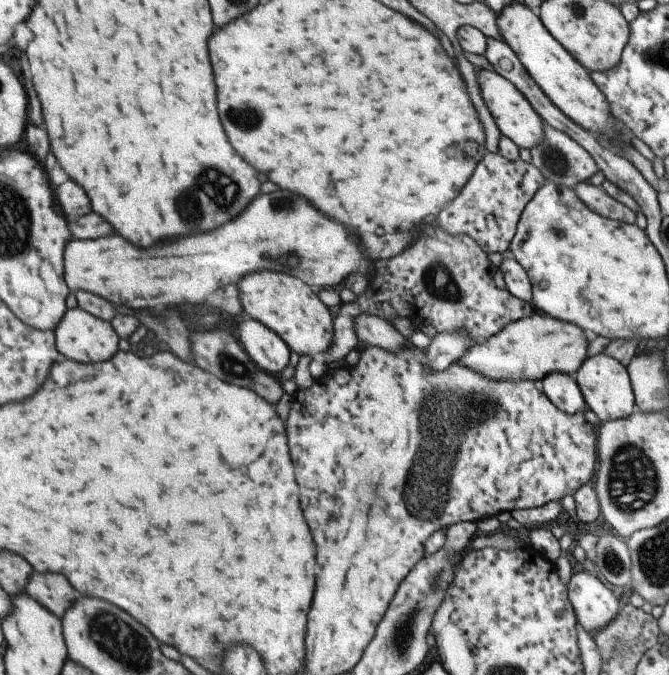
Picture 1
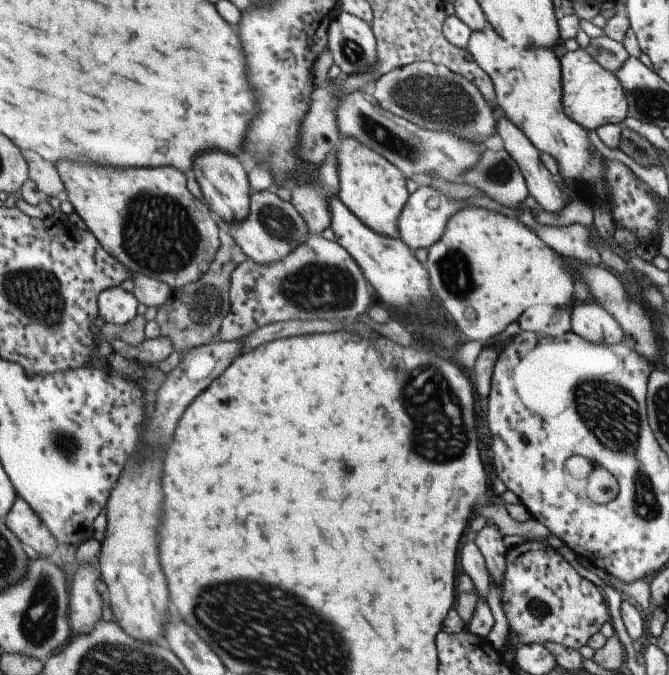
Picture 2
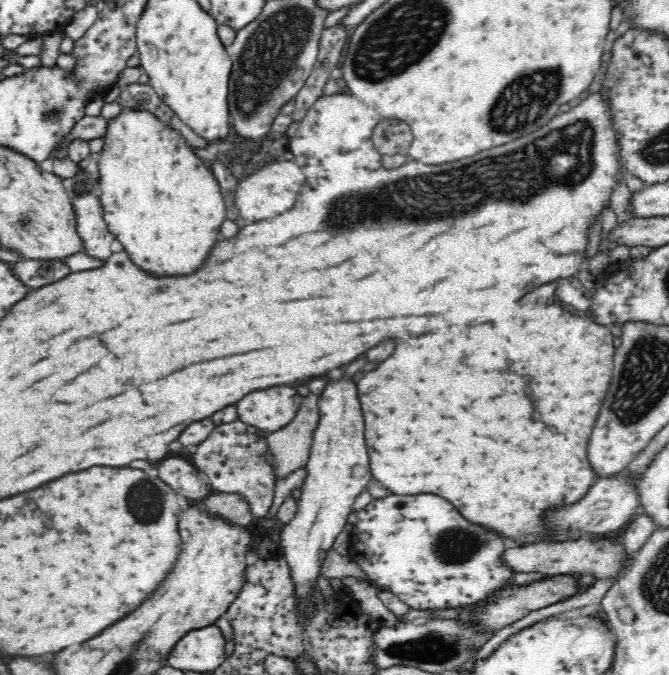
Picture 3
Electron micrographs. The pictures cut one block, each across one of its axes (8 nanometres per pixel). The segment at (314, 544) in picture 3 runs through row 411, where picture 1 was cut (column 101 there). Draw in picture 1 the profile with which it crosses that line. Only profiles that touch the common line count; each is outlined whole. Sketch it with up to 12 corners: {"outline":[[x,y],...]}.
{"outline":[[65,310],[54,346],[65,359],[99,363],[118,351],[109,321]]}

